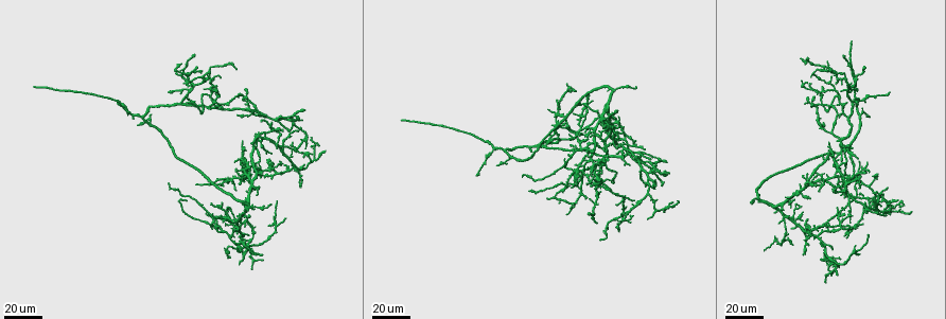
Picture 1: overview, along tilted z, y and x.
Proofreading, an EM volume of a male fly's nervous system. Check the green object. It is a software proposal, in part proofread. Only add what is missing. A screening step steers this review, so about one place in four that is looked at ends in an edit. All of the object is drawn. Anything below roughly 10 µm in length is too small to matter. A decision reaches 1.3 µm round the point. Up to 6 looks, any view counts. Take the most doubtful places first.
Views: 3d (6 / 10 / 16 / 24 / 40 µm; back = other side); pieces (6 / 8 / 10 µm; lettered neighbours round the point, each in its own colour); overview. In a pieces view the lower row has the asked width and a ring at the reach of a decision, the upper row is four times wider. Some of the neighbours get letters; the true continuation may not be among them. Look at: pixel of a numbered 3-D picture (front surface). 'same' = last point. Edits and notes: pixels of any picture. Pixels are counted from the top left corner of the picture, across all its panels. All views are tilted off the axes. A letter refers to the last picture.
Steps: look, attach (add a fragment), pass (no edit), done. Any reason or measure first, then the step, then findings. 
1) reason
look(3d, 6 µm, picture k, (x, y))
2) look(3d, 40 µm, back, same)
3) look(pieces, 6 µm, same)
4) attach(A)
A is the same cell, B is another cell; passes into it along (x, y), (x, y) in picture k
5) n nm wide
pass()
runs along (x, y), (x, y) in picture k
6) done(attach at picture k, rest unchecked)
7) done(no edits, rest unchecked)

free end
look(3d, 24 µm, picture 1, (403, 120))

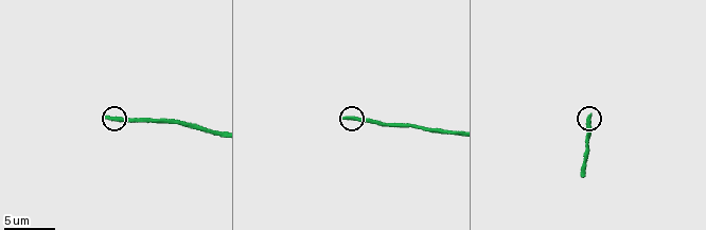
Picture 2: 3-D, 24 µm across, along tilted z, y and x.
look(pieces, 6 µm, picture 2, (105, 115))

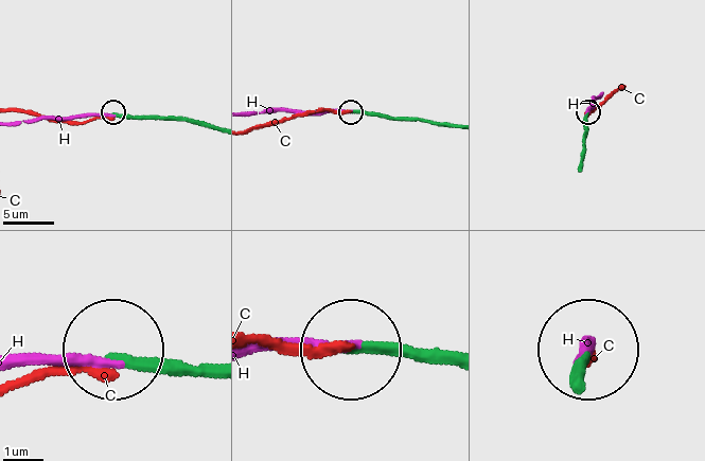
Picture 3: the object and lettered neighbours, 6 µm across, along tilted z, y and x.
200 nm wide
attach(H)
H is the same cell, C is another cell; passes into it along (140, 118), (85, 114), (12, 122) in picture 3; the neuron continues

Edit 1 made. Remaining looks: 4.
an open end
look(3d, 24 µm, picture 1, (168, 90))

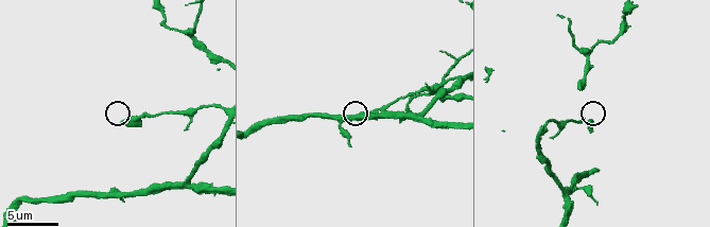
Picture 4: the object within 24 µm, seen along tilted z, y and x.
look(pieces, 6 µm, picture 4, (122, 124))

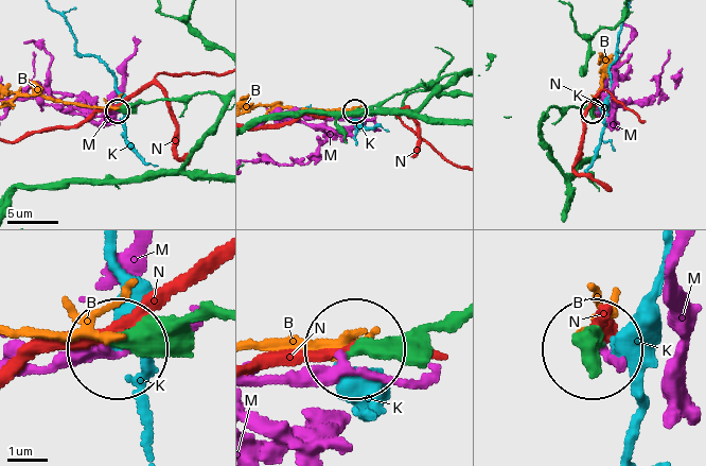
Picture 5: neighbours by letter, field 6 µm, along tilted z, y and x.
330 nm wide
pass()
B, K, M and N are other cells; runs along (212, 316), (118, 341) in picture 5; none of them fits

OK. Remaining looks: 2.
branch stops here
look(3d, 40 µm, picture 1, (862, 176))

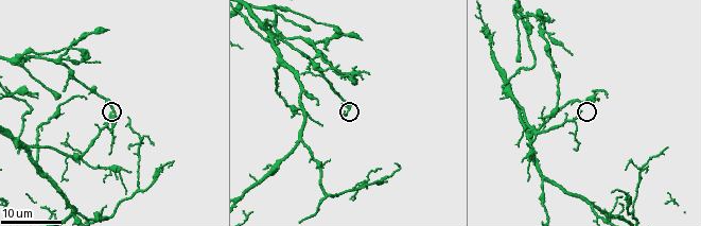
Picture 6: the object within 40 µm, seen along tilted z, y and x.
what lies round it
look(pieces, 8 µm, picture 6, (109, 115))

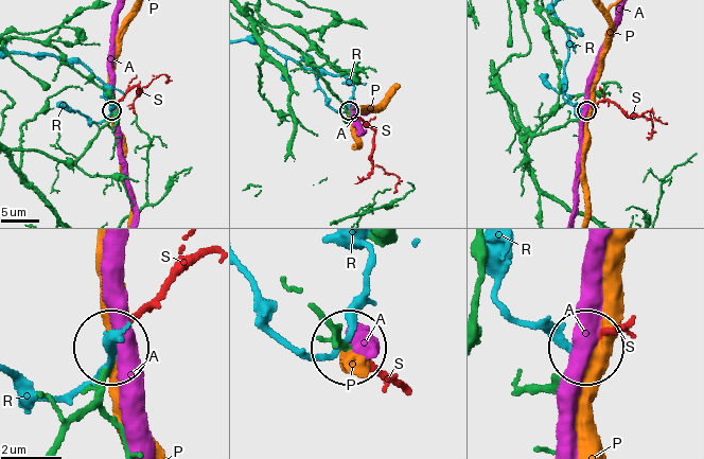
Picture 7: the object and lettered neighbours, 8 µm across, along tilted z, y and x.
attach(S)
S is the same cell, A, P and R are other cells; passes into it along (526, 391), (559, 374), (593, 338), (629, 325) in picture 7; the neuron continues

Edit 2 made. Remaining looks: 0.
done(attach at picture 3, attach at picture 7, rest unchecked)

